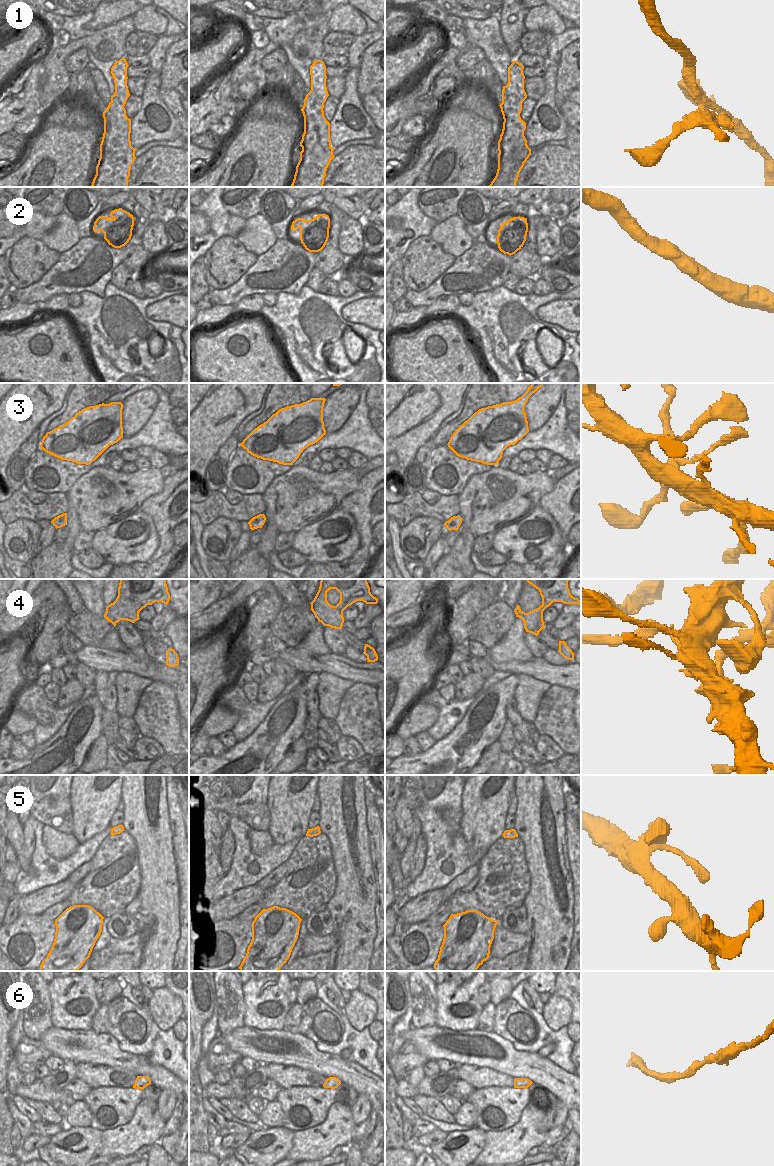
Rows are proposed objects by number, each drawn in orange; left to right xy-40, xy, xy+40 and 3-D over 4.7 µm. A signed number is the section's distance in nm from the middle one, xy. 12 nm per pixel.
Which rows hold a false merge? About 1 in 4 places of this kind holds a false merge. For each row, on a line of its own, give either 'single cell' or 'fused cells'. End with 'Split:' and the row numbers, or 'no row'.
1: fused cells
2: single cell
3: single cell
4: fused cells
5: single cell
6: single cell
Split: 1, 4

